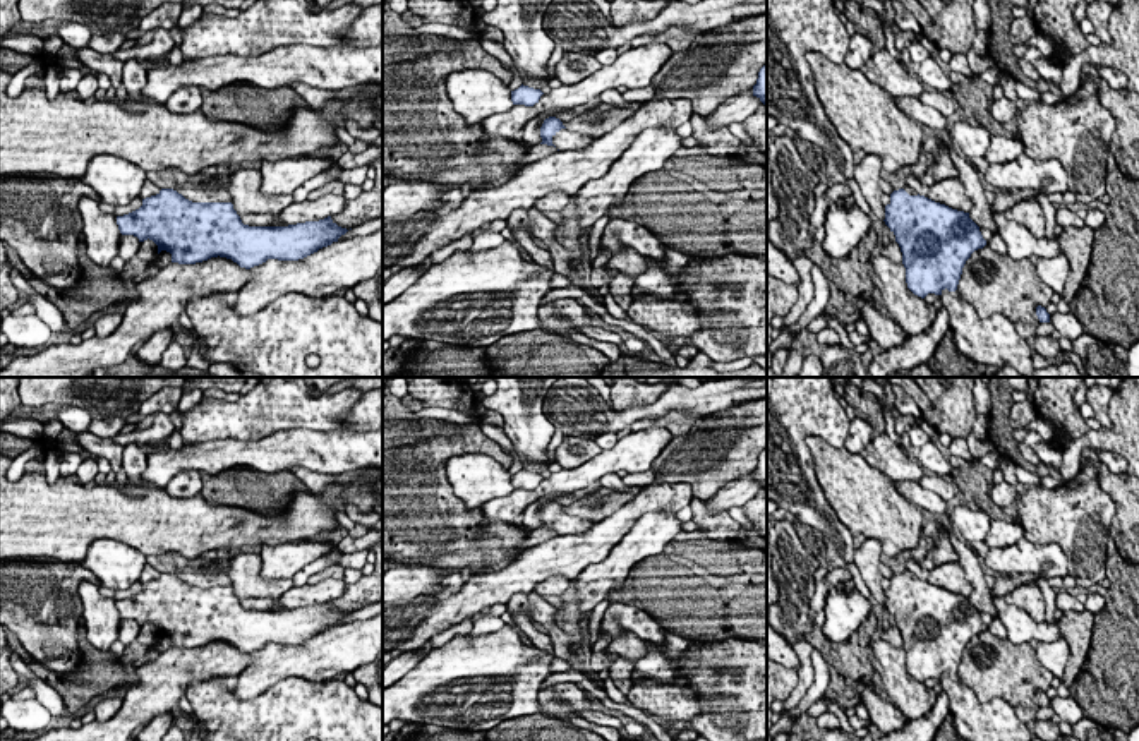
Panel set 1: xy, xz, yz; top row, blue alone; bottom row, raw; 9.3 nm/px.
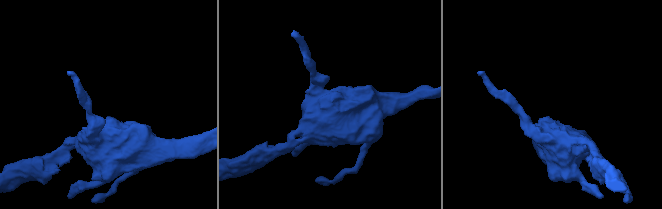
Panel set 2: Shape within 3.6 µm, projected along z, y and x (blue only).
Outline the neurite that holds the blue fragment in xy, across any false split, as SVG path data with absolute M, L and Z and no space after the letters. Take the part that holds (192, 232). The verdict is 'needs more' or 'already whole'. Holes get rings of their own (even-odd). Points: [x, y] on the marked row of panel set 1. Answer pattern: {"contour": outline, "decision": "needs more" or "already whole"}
{"contour": "M161 189L156 196L142 199L139 209L117 216L117 225L122 235L134 235L139 242L153 240L158 245L158 254L161 250L172 254L172 262L196 264L220 256L245 269L268 259L304 259L338 242L348 232L338 226L331 216L288 226L249 226L242 223L232 202L192 202L173 189Z", "decision": "already whole"}

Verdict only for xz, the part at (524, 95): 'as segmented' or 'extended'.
as segmented

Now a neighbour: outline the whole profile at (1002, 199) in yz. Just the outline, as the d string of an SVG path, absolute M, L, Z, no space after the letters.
M1021 189L1021 190L1015 190L1015 192L997 190L995 192L995 202L990 206L991 214L993 213L1005 213L1017 201L1031 199L1033 196L1038 196L1038 194L1043 194L1043 192L1033 190L1033 189Z

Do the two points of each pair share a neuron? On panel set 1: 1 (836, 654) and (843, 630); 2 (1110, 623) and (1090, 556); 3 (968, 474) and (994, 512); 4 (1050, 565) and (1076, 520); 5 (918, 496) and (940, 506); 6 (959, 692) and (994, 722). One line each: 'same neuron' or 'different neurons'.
1: different neurons
2: different neurons
3: same neuron
4: different neurons
5: same neuron
6: same neuron

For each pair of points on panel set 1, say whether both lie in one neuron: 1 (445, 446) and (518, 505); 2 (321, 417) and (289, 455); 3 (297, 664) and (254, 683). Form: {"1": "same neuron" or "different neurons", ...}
{"1": "different neurons", "2": "different neurons", "3": "same neuron"}

